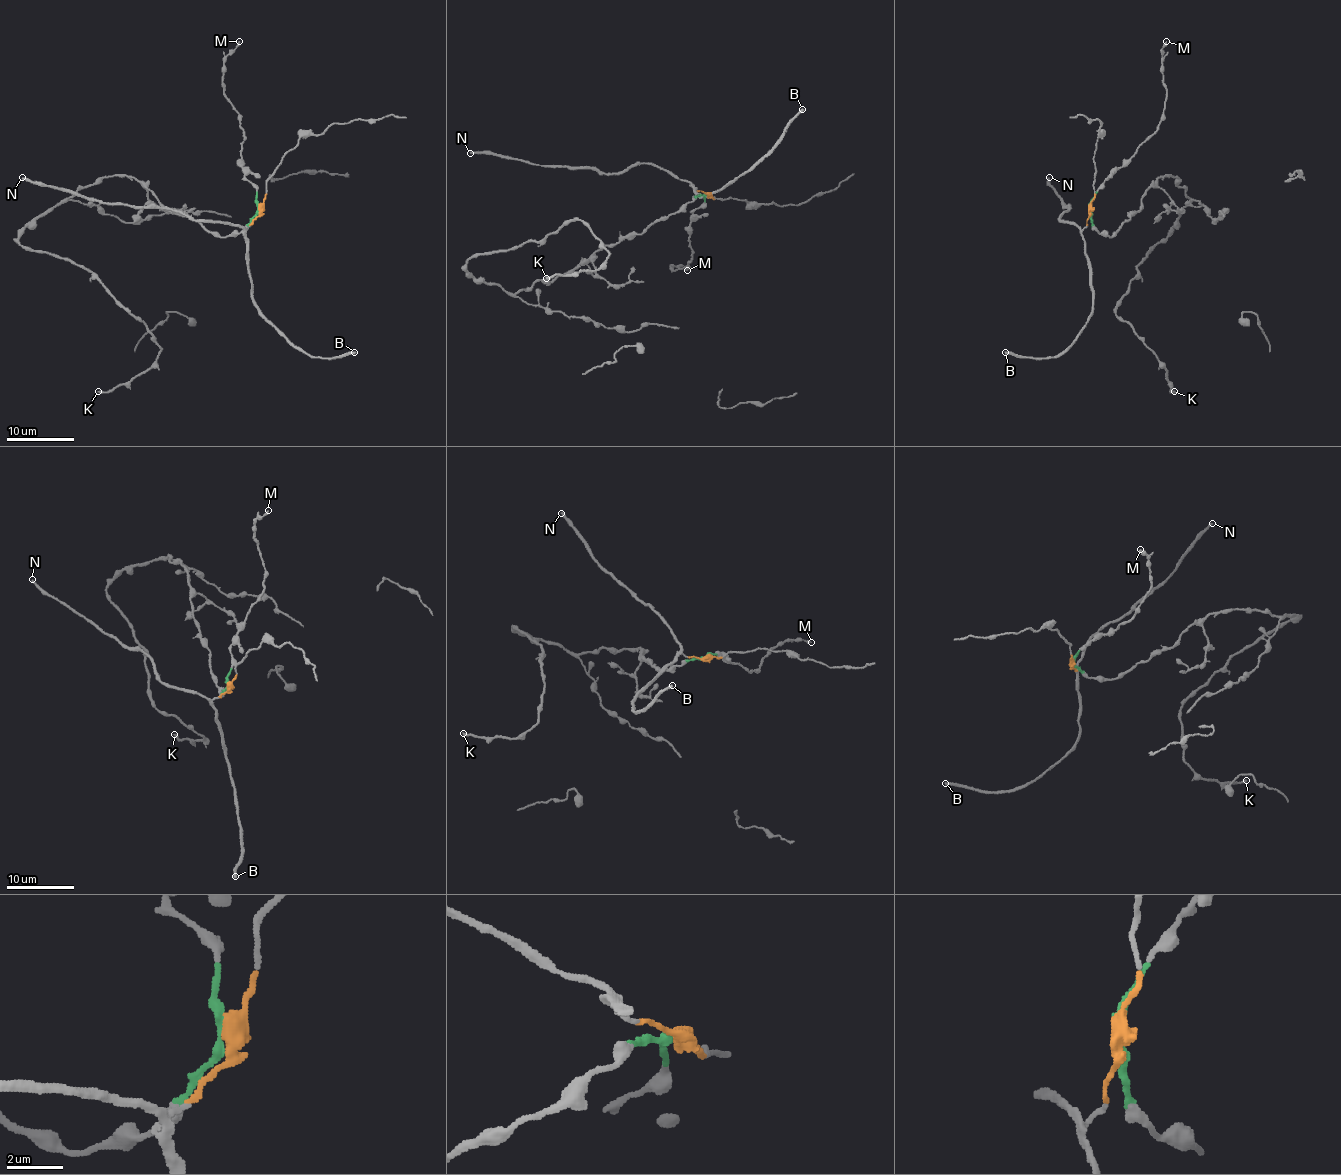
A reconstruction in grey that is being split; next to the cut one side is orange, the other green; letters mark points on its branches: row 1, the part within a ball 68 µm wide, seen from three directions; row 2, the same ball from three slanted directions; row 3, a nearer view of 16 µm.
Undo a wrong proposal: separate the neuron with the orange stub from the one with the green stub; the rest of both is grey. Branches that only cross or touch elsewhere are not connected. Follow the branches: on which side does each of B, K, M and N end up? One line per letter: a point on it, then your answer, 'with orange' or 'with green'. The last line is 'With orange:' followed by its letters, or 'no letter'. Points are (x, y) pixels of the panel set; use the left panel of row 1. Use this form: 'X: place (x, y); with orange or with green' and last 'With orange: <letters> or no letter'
B: place (354, 352); with orange
K: place (98, 391); with green
M: place (239, 41); with green
N: place (22, 177); with orange
With orange: B, N

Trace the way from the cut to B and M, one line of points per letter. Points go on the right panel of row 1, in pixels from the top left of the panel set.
B: (1089, 209), (1081, 236), (1084, 241), (1093, 312), (1078, 338), (1056, 356), (1020, 358), (1005, 351)
M: (1089, 209), (1089, 201), (1096, 190), (1155, 130), (1164, 109), (1162, 58), (1165, 42)

